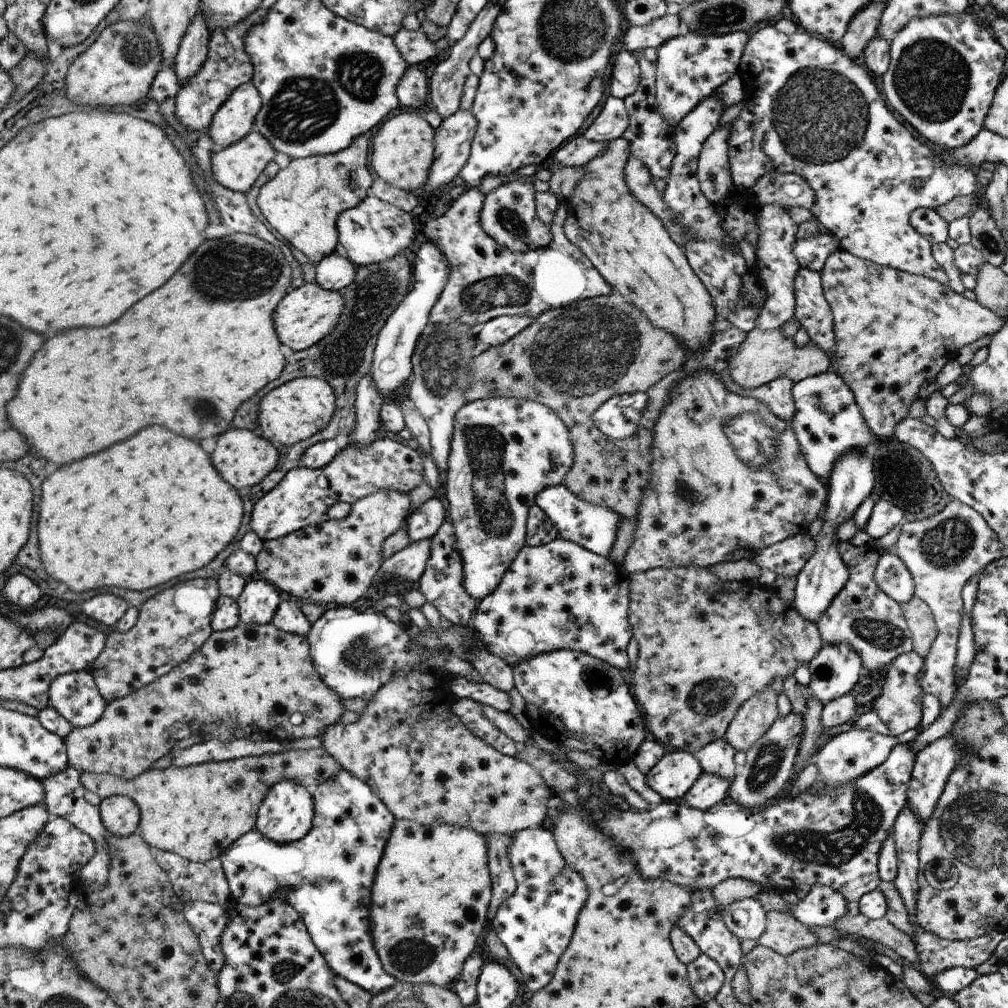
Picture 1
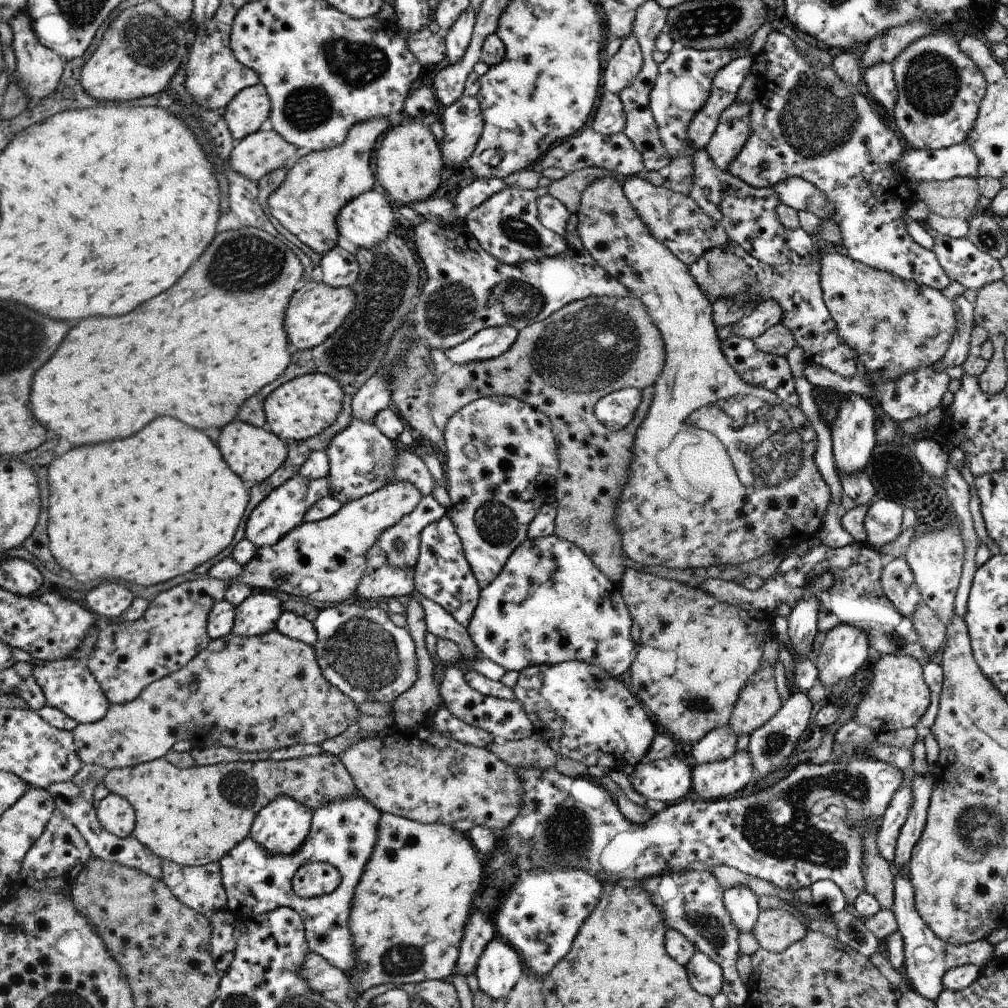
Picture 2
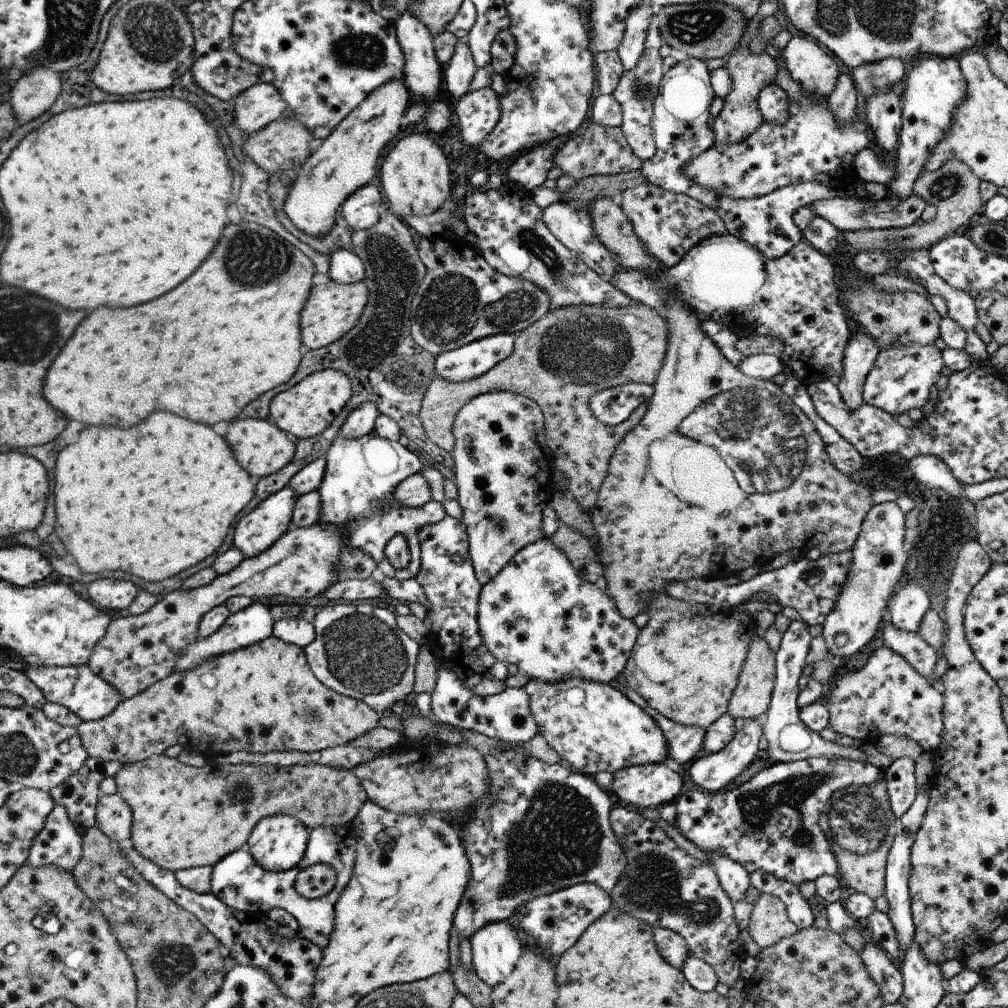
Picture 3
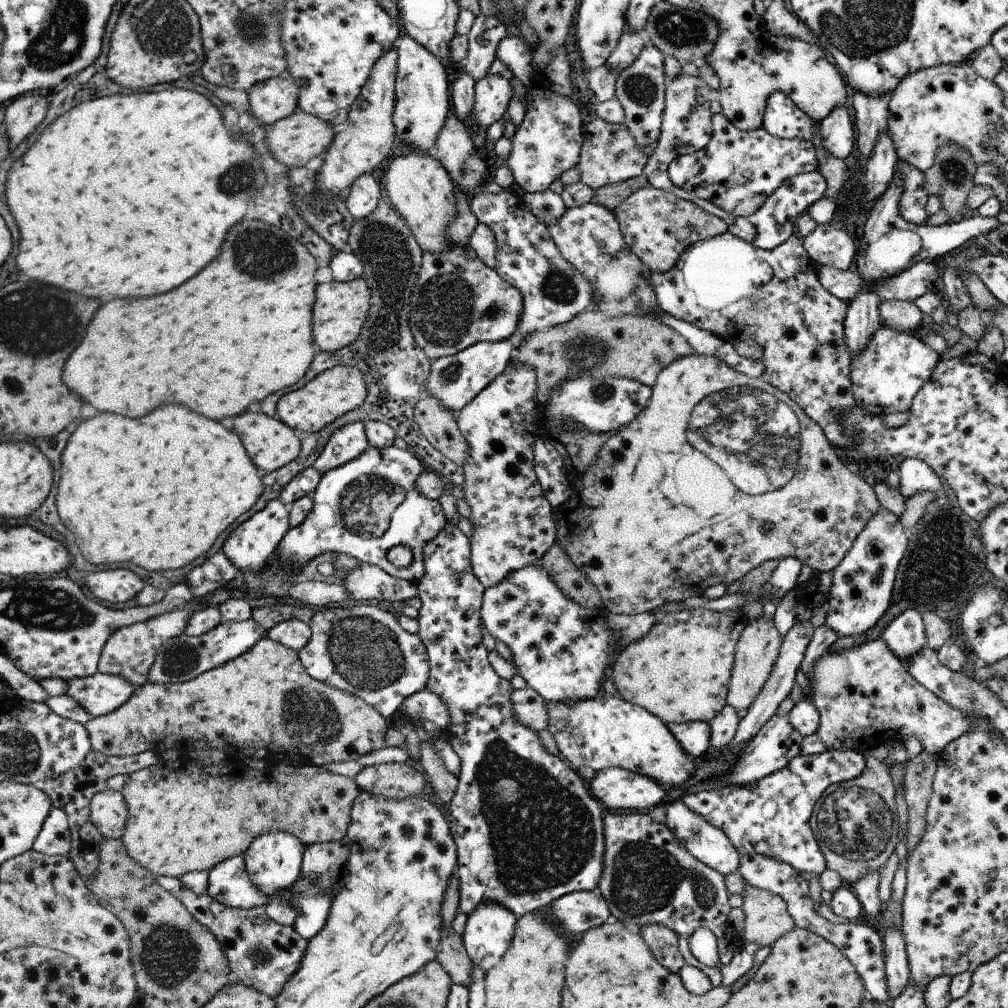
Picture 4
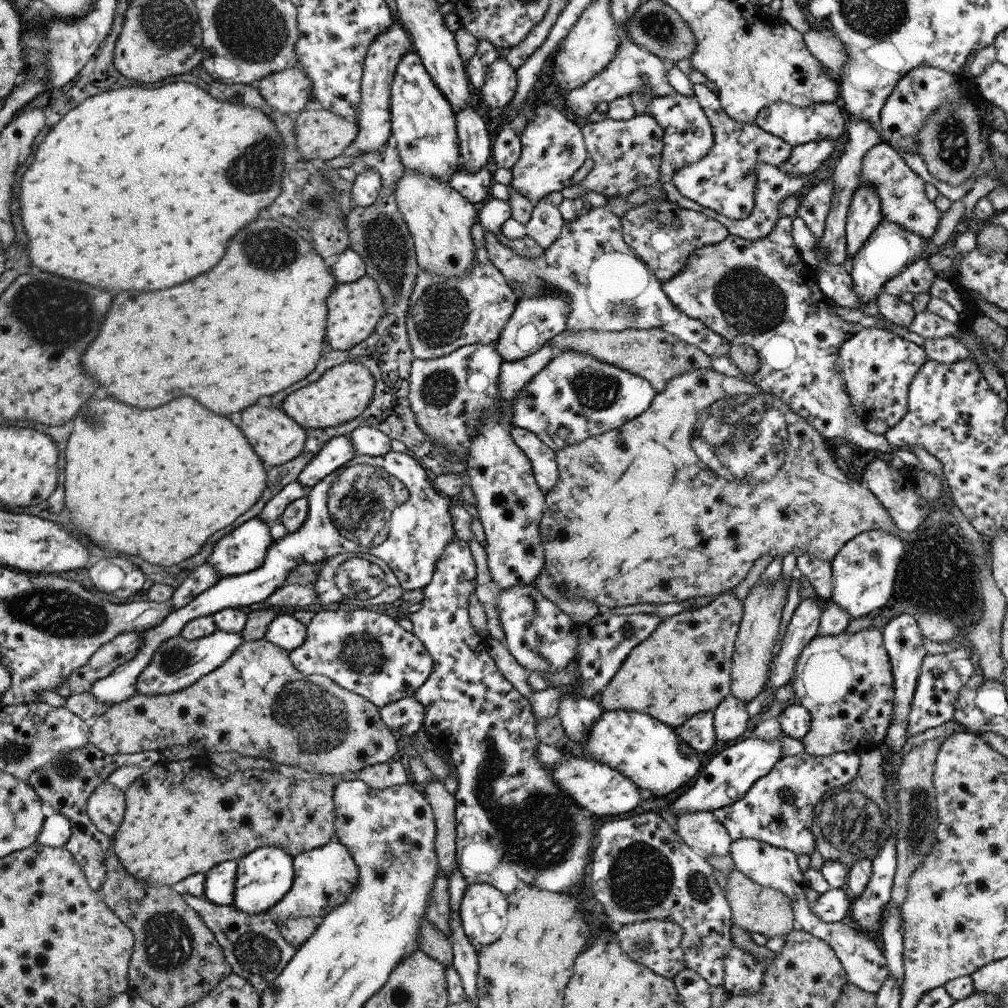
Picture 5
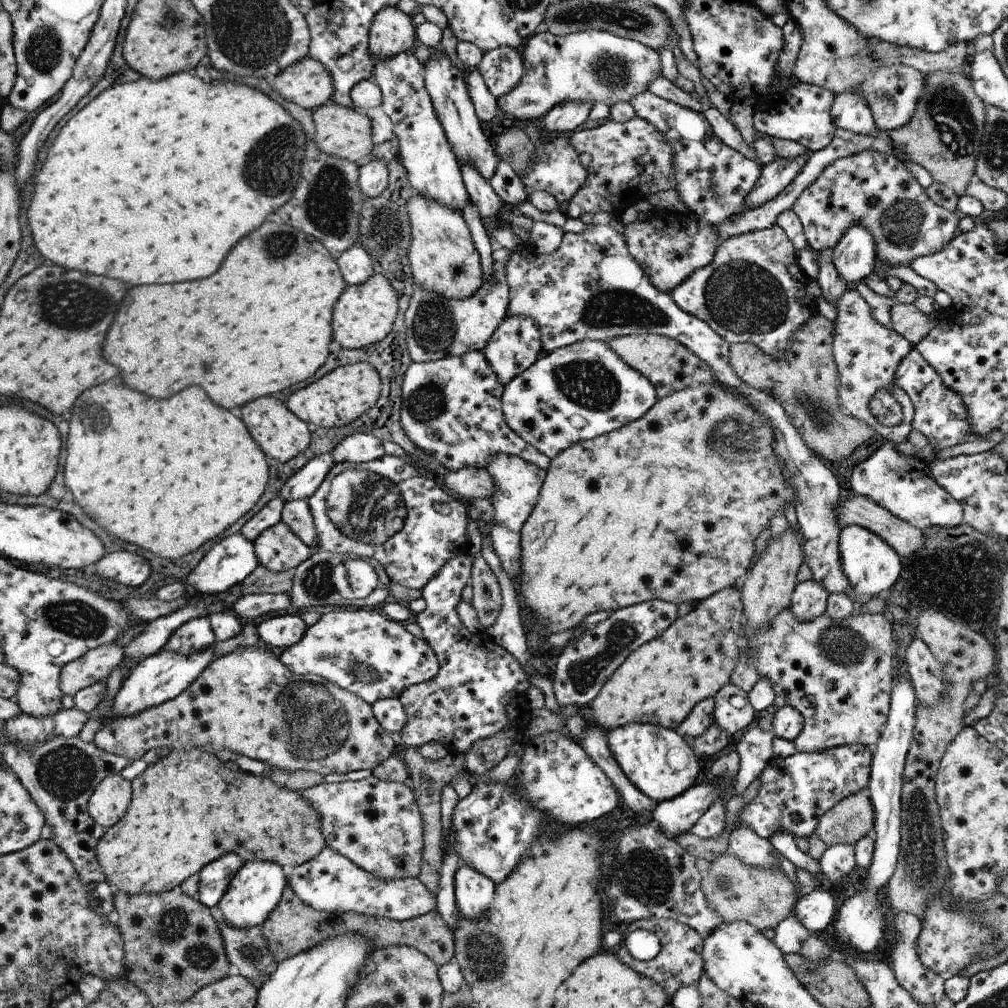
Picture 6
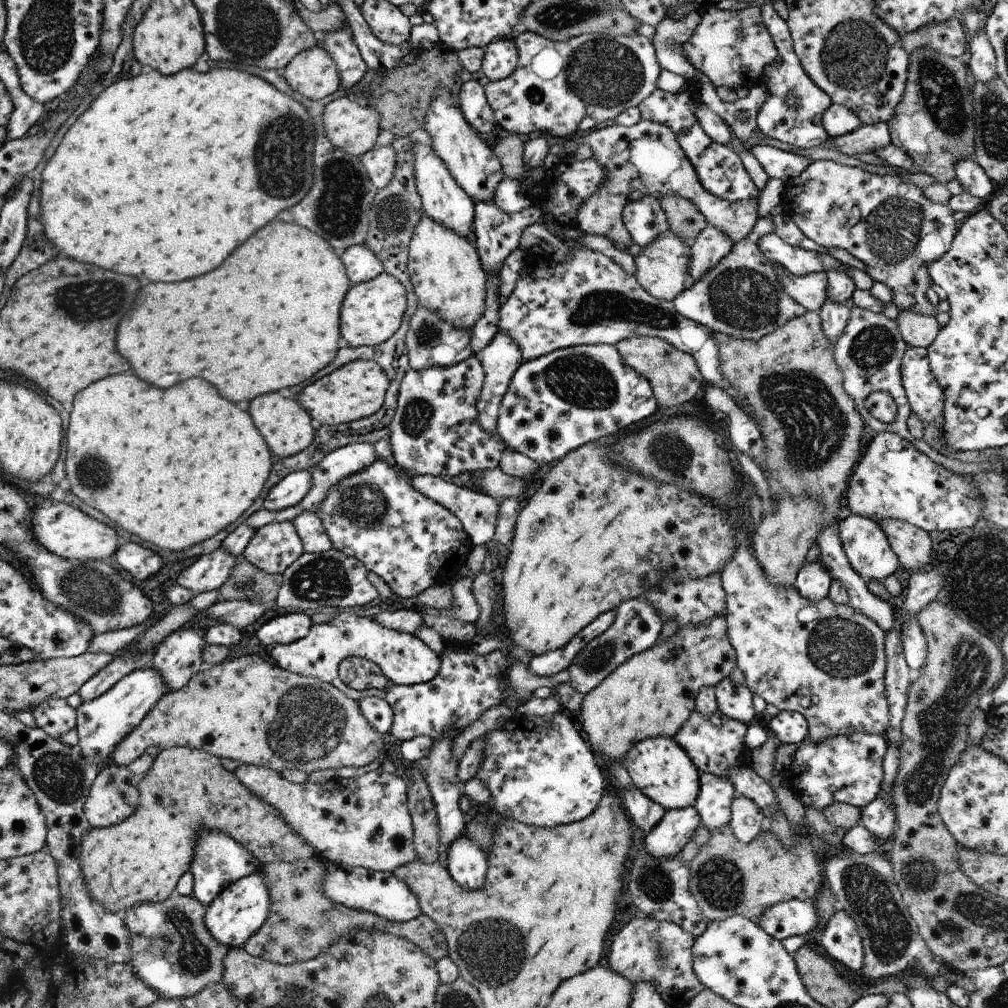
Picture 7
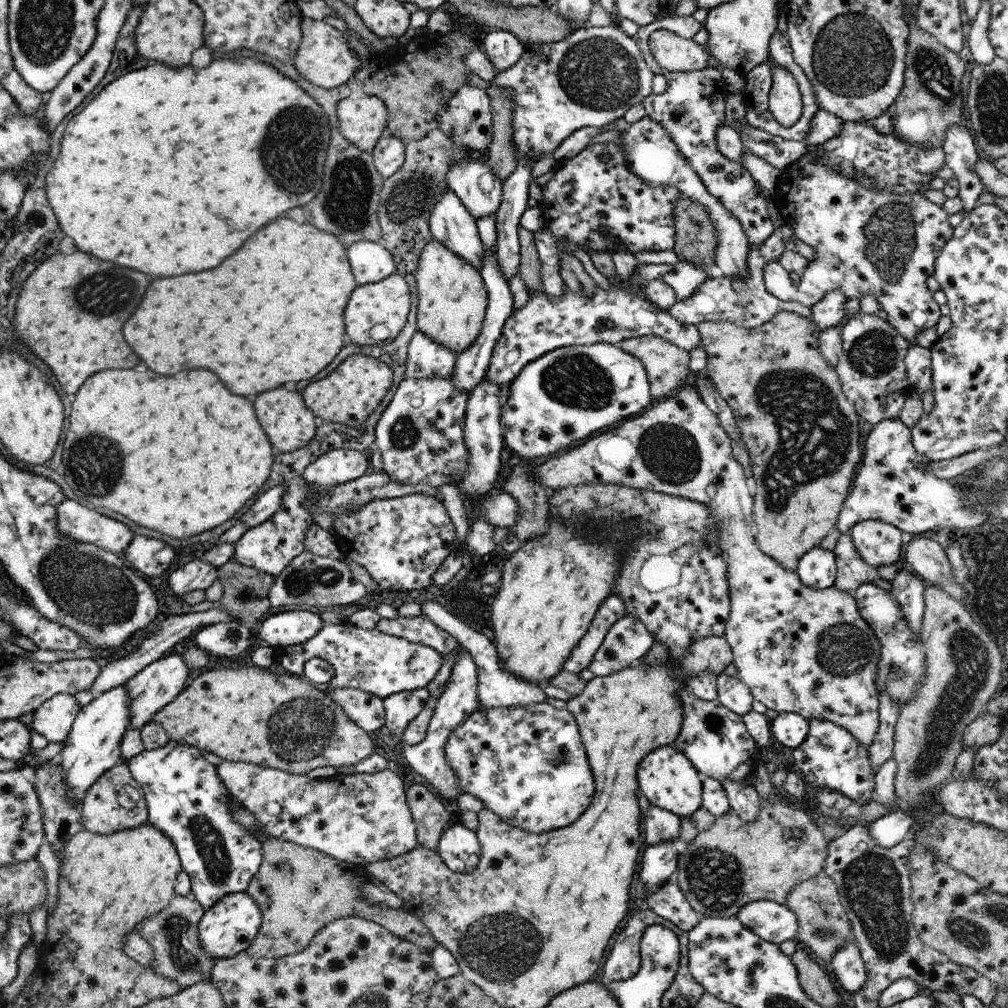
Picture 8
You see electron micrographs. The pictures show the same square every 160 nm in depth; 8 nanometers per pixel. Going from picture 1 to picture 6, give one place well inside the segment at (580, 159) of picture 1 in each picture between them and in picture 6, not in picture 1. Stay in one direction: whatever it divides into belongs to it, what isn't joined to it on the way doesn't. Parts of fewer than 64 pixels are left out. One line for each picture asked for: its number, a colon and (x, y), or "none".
2: (617, 154)
3: (596, 150)
4: (609, 154)
5: (627, 154)
6: (631, 161)

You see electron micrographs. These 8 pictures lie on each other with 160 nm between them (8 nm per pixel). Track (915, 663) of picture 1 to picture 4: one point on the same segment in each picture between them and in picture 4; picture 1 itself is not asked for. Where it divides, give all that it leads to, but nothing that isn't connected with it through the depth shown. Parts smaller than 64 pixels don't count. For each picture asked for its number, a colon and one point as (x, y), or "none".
2: (898, 696)
3: (886, 696)
4: (866, 697)

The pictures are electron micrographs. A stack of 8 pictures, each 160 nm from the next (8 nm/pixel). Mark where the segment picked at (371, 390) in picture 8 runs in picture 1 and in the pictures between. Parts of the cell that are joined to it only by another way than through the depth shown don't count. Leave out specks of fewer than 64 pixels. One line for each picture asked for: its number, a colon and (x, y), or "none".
1: (294, 412)
2: (302, 408)
3: (307, 409)
4: (336, 391)
5: (342, 393)
6: (337, 399)
7: (356, 390)

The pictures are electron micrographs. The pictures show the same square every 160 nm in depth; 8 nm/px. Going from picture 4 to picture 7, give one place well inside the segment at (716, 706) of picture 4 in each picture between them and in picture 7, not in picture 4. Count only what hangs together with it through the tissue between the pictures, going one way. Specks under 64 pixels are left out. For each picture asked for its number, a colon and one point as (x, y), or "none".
5: (684, 668)
6: (662, 683)
7: (652, 695)

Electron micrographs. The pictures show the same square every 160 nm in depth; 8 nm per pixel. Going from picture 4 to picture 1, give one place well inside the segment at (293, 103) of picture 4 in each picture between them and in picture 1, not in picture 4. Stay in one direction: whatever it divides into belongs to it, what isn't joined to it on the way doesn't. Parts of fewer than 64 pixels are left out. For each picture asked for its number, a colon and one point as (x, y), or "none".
1: (233, 121)
2: (249, 111)
3: (258, 106)

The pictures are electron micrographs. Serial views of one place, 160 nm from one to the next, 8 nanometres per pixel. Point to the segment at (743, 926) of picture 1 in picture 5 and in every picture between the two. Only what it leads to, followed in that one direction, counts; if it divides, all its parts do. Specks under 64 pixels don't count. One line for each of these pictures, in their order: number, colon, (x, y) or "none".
2: (743, 905)
3: (735, 880)
4: (709, 844)
5: (703, 831)

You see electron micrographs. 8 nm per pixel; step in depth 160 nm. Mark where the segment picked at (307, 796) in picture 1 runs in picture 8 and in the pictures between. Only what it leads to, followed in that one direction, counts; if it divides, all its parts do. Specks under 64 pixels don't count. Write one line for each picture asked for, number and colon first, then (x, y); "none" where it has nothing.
2: (281, 827)
3: (278, 843)
4: (273, 860)
5: (264, 877)
6: (257, 890)
7: (239, 911)
8: (227, 929)

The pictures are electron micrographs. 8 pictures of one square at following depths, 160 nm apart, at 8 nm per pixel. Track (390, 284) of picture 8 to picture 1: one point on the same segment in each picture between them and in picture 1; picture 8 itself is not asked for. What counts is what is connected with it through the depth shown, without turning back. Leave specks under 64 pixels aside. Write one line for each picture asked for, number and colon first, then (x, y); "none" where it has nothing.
1: (308, 313)
2: (317, 310)
3: (332, 309)
4: (341, 307)
5: (356, 309)
6: (365, 314)
7: (373, 311)

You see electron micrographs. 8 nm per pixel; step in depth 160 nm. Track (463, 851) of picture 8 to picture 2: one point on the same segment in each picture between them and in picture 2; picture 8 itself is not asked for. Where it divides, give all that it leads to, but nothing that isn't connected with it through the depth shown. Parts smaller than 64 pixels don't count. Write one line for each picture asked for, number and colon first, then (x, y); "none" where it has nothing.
2: (500, 966)
3: (497, 949)
4: (489, 929)
5: (483, 909)
6: (475, 892)
7: (466, 861)

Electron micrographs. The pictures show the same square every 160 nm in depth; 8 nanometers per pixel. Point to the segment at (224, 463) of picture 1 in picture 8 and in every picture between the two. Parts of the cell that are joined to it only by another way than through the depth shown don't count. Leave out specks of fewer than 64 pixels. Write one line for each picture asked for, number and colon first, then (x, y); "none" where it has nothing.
2: (255, 453)
3: (261, 447)
4: (271, 443)
5: (276, 438)
6: (281, 435)
7: (284, 422)
8: (283, 413)

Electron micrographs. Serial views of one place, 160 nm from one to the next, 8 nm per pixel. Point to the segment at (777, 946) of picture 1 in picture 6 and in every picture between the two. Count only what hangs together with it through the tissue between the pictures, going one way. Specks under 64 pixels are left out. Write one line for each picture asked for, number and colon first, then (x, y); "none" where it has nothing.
2: (775, 929)
3: (769, 923)
4: (766, 919)
5: (755, 908)
6: (764, 897)

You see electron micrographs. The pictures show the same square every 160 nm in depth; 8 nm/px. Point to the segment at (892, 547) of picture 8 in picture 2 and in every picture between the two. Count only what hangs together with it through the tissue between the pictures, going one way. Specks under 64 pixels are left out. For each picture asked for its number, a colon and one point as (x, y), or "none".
2: (846, 647)
3: (879, 556)
4: (860, 592)
5: (864, 569)
6: (872, 567)
7: (866, 545)

